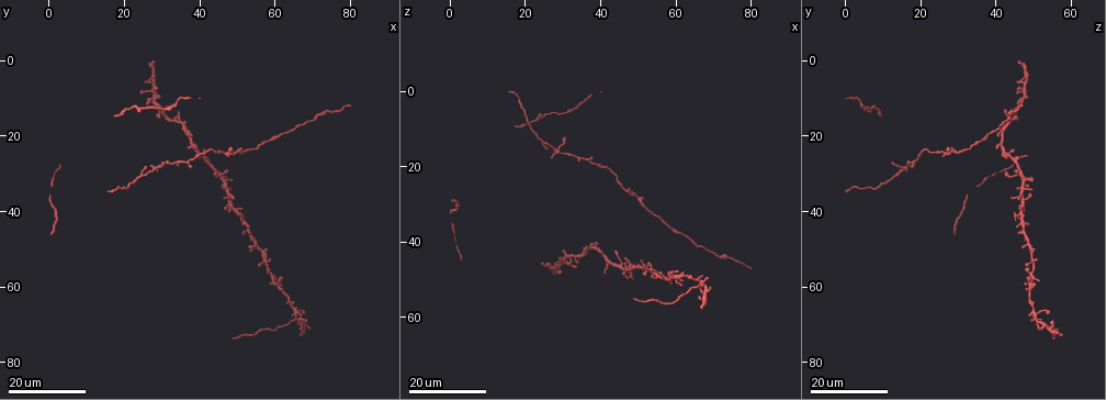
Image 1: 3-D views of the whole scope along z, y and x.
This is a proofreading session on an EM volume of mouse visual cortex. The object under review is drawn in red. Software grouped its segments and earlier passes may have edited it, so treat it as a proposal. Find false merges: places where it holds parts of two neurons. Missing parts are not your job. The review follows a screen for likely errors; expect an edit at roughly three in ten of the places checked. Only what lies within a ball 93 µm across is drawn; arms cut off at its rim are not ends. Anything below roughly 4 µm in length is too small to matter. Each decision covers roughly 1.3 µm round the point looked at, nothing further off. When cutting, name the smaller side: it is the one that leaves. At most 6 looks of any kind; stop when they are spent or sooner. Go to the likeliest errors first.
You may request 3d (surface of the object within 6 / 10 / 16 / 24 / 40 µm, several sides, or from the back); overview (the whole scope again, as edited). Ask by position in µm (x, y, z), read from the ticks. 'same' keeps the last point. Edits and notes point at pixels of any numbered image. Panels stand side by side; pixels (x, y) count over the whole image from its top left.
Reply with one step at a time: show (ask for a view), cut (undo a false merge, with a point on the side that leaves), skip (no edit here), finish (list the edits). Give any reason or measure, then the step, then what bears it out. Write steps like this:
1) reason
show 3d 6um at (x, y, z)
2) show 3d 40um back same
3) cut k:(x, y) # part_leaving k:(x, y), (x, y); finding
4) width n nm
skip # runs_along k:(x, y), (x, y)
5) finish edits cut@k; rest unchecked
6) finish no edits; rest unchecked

show 3d 24um at (28.0, 29.0, 16.5)

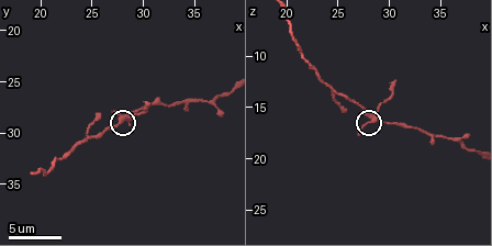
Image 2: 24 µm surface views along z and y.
closer look
show 3d 10um at (28.6, 28.4, 16.0)

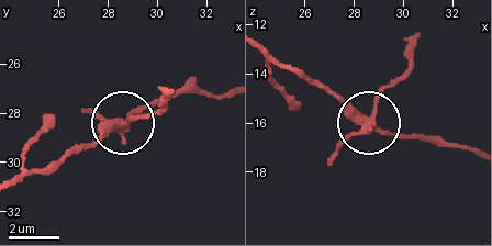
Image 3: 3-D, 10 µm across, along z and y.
show 3d 6um at (28.5, 28.4, 15.8)

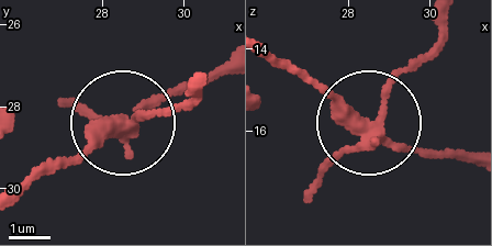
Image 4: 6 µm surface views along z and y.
width 330 nm
cut 4:(80, 110) # part_leaving 4:(135, 130), (145, 113), (177, 109), (198, 91); a second neuron is stuck on

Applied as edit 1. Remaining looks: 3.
four or more arms meet
show 3d 24um at (67.0, 69.0, 51.0)

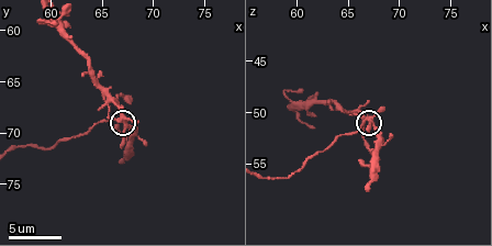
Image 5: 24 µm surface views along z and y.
show 3d 6um same

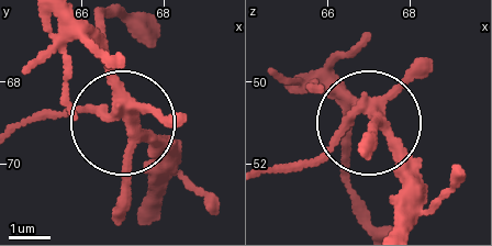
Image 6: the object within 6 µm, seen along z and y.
show 3d 6um back at (67.00, 68.80, 50.75)

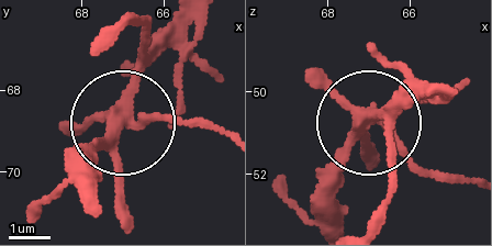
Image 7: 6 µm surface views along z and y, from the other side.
width 290 nm
cut 7:(169, 118) # part_leaving 7:(129, 114), (220, 129); two neurons meet here

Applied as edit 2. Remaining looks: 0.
finish edits cut@4, cut@7; rest unchecked

